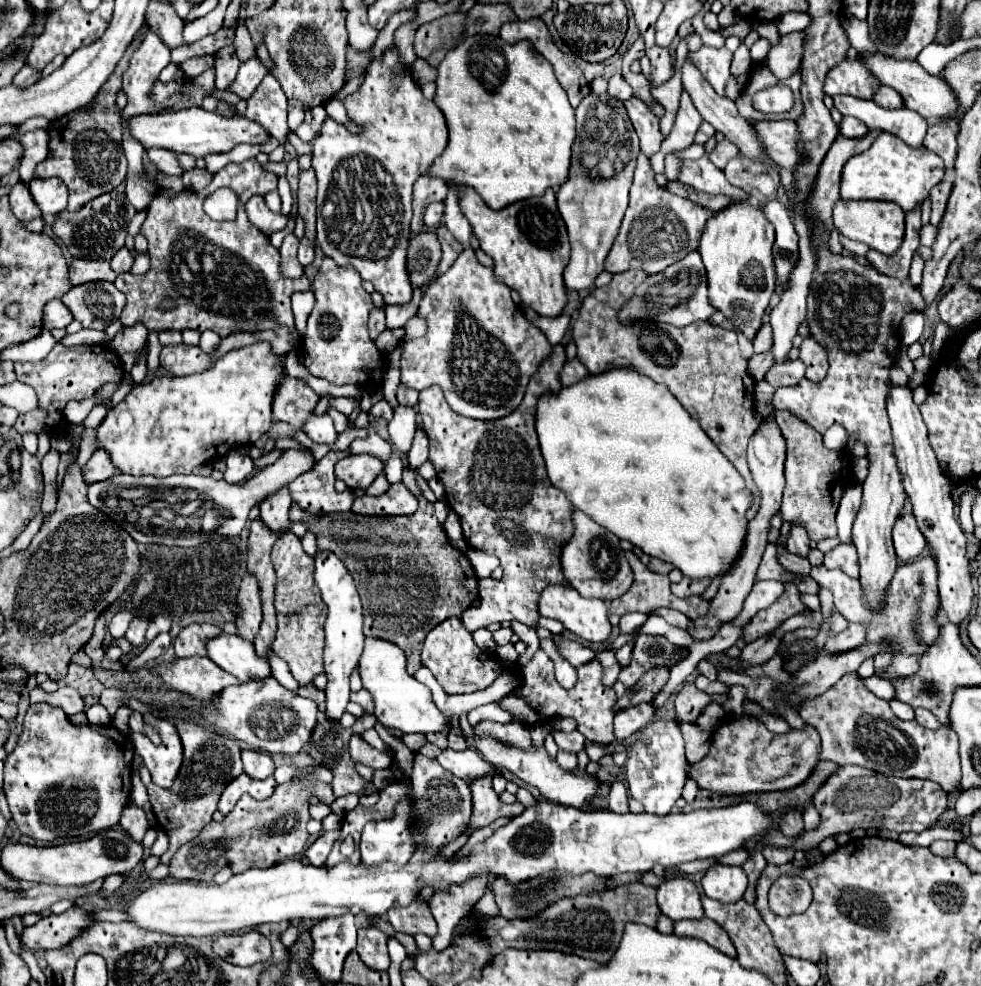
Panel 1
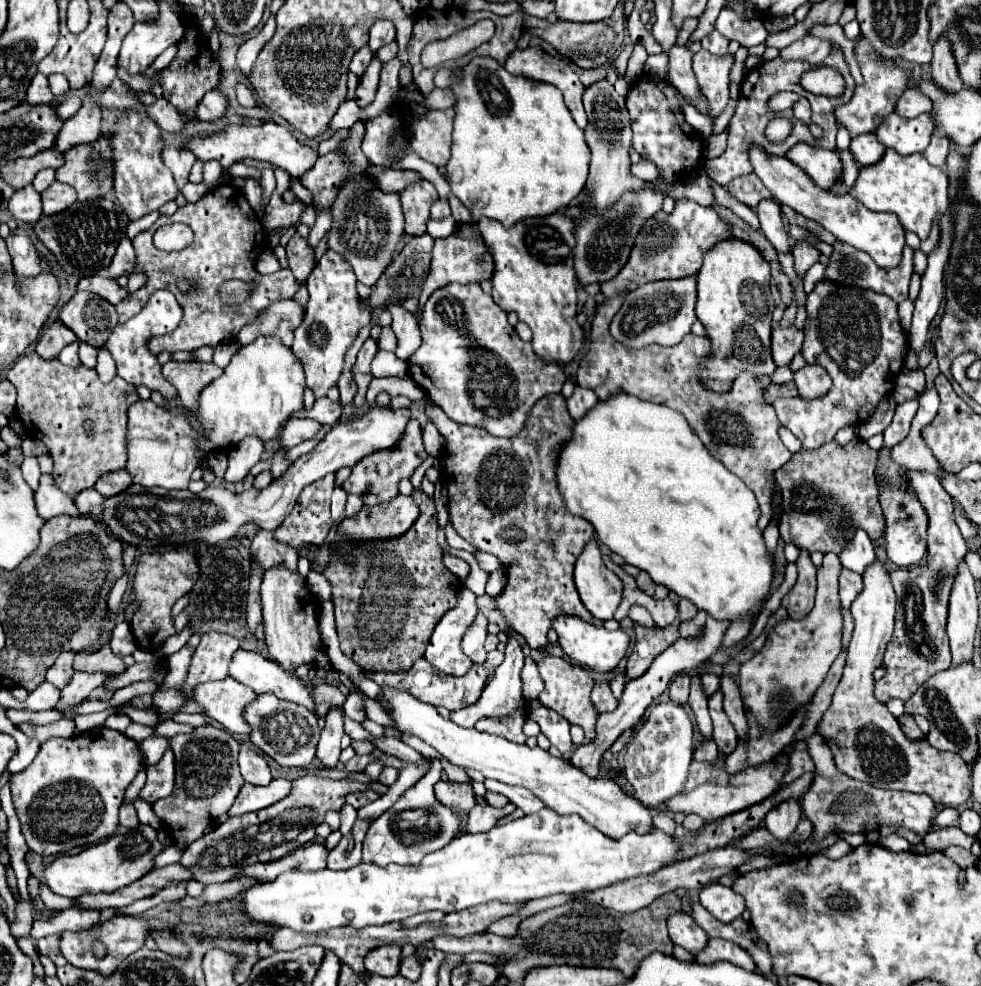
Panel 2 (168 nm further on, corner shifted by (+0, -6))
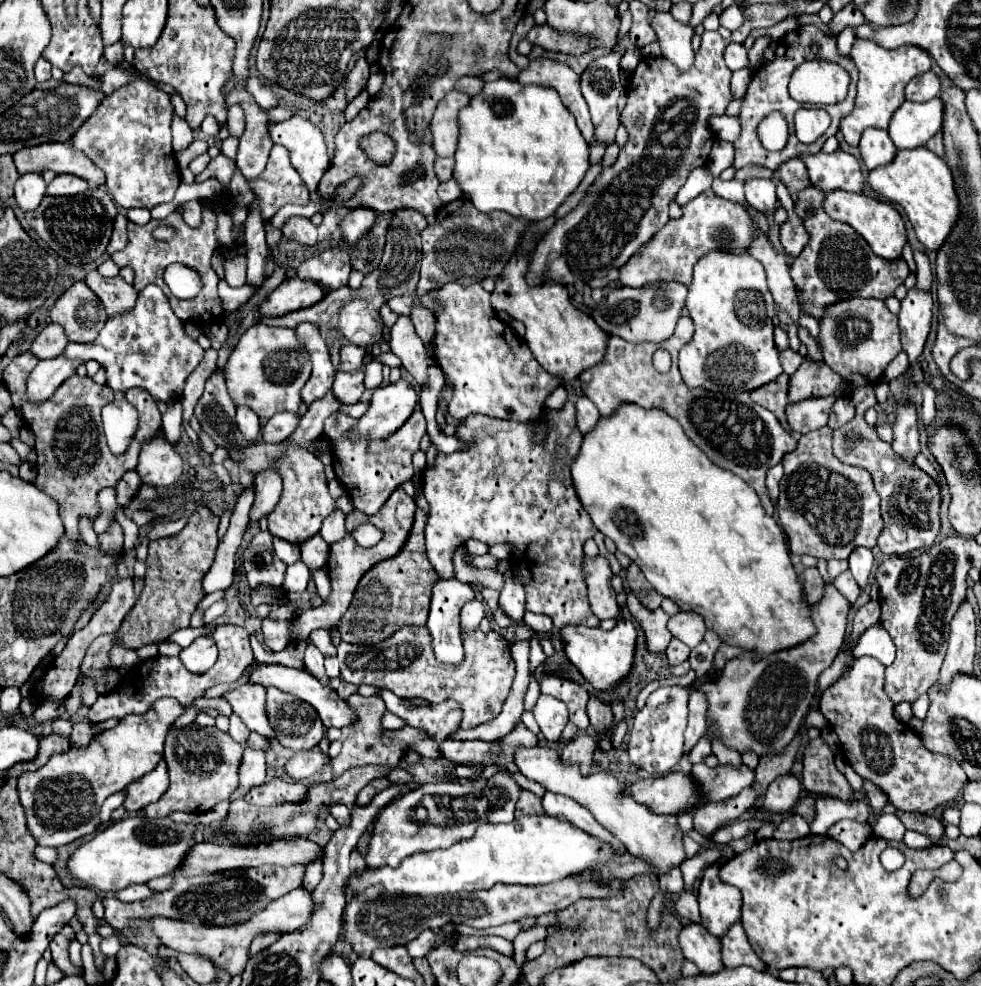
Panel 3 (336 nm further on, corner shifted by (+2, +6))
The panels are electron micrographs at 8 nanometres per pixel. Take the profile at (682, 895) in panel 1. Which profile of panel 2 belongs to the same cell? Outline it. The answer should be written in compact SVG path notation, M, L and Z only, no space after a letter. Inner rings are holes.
M678 911L678 913L672 913L666 921L668 921L670 939L676 945L682 945L690 953L698 953L706 945L706 941L708 941L706 931L700 925L696 925L696 921L694 921L694 917L690 917L690 913Z

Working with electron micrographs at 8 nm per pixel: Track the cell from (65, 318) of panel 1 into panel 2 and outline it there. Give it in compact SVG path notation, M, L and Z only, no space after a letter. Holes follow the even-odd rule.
M54 321L52 325L48 325L36 345L36 353L44 359L54 359L60 349L72 341L76 341L78 337L74 337L74 333L70 329L66 329L66 325L62 325L60 321Z

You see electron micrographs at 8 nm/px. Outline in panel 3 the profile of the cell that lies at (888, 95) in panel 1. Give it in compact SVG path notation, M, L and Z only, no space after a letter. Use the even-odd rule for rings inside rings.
M934 71L914 77L906 85L906 99L908 101L930 101L940 93L940 79Z

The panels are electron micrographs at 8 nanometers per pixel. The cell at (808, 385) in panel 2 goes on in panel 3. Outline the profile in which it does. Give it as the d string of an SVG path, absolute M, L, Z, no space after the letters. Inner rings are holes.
M804 359L800 369L790 377L788 403L800 403L812 397L840 395L840 385L844 385L844 381L840 381L840 375L834 373L828 365Z

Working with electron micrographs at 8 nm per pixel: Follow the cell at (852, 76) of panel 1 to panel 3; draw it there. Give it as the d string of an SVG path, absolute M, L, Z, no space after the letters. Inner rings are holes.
M856 39L850 51L852 61L858 69L858 95L854 109L844 121L840 123L840 131L844 135L844 141L852 147L858 145L860 135L870 129L888 129L892 113L906 101L904 87L910 79L914 79L920 73L926 73L932 67L932 59L928 53L916 45L900 45L898 49L884 49L878 43L870 39Z

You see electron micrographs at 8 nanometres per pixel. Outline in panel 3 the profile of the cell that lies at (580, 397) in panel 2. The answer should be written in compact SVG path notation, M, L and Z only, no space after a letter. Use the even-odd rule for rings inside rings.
M580 397L576 401L576 417L578 417L578 429L582 435L590 433L596 427L596 423L600 421L600 413L588 397Z

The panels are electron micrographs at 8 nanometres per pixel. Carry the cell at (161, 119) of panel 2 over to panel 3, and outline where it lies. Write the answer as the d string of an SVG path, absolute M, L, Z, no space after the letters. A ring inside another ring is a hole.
M174 115L174 121L172 121L172 137L174 137L174 151L180 151L180 149L186 149L194 137L192 137L192 129L188 129L188 123L180 117Z

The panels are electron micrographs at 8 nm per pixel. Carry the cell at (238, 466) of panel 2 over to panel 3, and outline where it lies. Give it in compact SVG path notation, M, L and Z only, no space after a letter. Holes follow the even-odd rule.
M246 405L236 407L236 425L248 441L256 441L260 437L260 419Z

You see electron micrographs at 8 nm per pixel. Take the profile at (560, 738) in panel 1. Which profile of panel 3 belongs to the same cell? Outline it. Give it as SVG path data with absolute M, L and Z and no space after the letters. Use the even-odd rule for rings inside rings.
M540 695L538 703L532 709L534 719L542 731L542 735L548 741L558 741L562 729L568 723L568 709L562 701L548 697L548 695Z

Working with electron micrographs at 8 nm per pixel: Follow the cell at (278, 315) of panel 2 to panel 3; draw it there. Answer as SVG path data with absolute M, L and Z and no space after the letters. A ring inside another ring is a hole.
M300 277L284 279L260 305L260 311L264 317L278 317L290 311L298 311L304 307L312 307L314 303L322 301L326 297L324 289L316 285L314 281L304 281Z

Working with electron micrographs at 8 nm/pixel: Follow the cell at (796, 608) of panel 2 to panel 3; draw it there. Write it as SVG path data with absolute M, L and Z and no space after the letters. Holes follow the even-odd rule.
M804 569L800 573L800 579L804 583L804 591L806 591L806 601L808 603L816 603L820 601L820 597L824 597L824 579L818 573L818 569Z

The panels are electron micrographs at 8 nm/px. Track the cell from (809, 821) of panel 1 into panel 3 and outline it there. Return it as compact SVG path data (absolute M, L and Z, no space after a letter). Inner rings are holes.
M786 815L774 829L776 839L800 839L810 835L810 825L800 815Z

